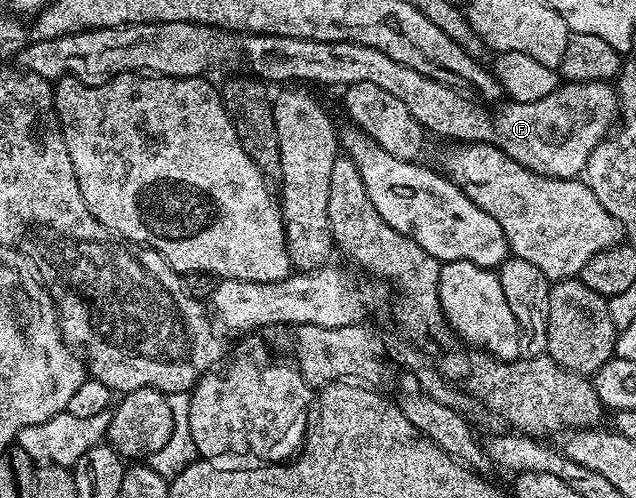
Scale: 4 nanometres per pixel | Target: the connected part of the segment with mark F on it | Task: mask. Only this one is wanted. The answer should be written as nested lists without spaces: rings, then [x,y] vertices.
[[[194,22],[95,28],[53,40],[36,40],[22,49],[18,57],[21,69],[41,76],[43,80],[55,82],[71,78],[81,84],[104,84],[123,72],[203,77],[211,68],[240,64],[243,60],[248,63],[247,71],[253,77],[273,85],[307,82],[309,85],[347,86],[370,82],[400,99],[421,128],[431,135],[433,132],[436,136],[445,136],[448,142],[494,144],[523,168],[563,180],[583,173],[591,151],[613,131],[620,114],[617,89],[607,80],[581,84],[564,82],[546,94],[546,98],[538,98],[538,102],[504,102],[497,112],[487,116],[483,103],[469,98],[463,91],[434,82],[434,78],[426,78],[426,74],[418,74],[418,70],[410,70],[410,66],[402,66],[402,62],[394,62],[390,54],[382,54],[382,50],[374,50],[374,46],[362,46],[353,40],[322,42],[265,32],[241,34]]]

